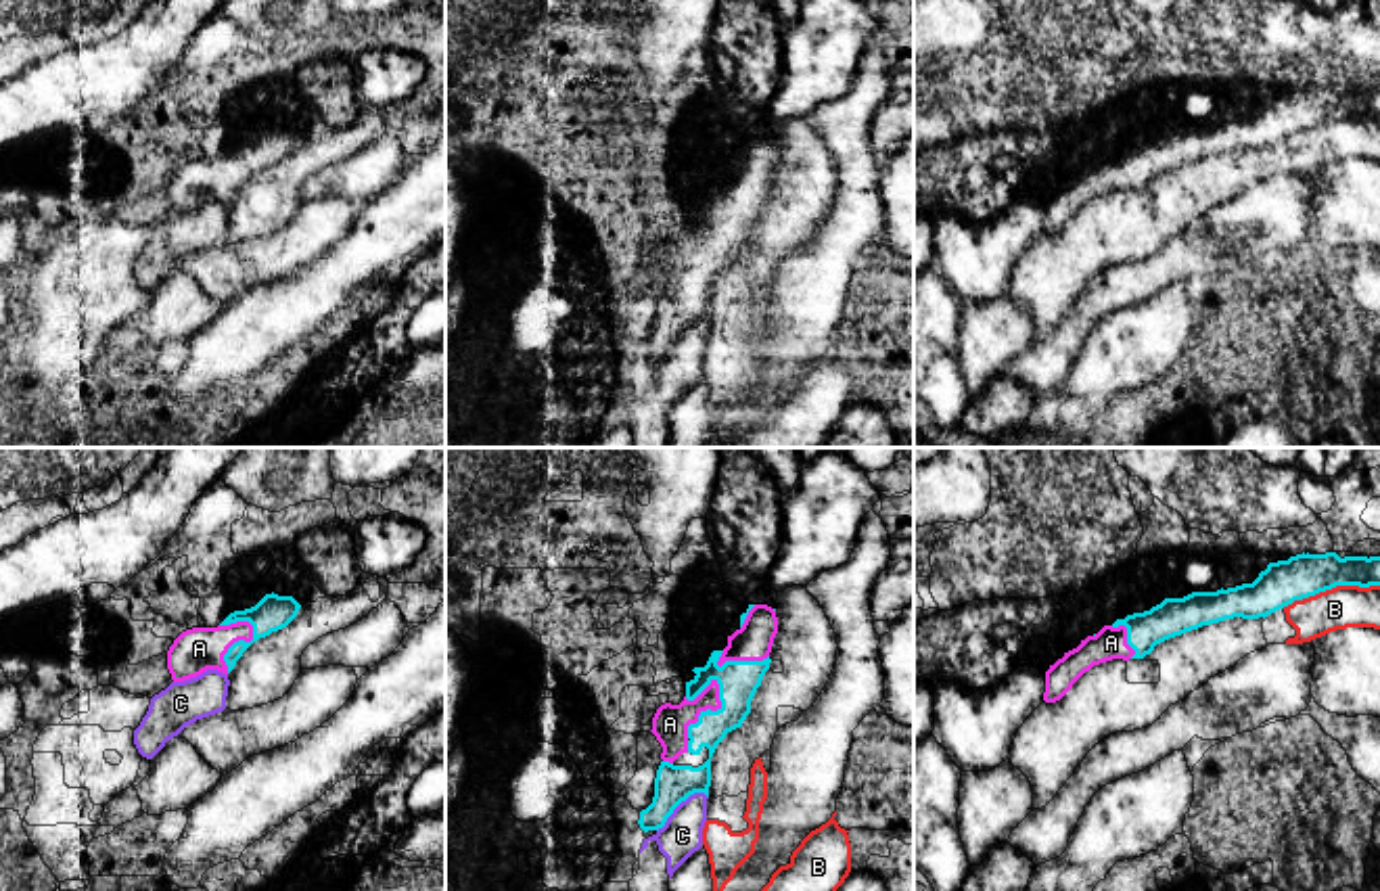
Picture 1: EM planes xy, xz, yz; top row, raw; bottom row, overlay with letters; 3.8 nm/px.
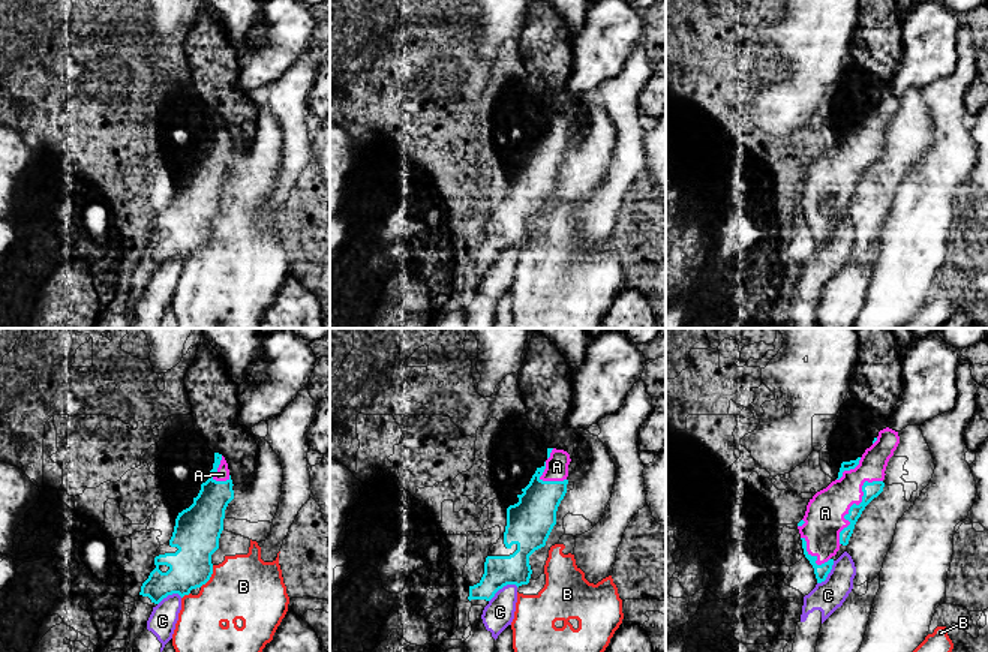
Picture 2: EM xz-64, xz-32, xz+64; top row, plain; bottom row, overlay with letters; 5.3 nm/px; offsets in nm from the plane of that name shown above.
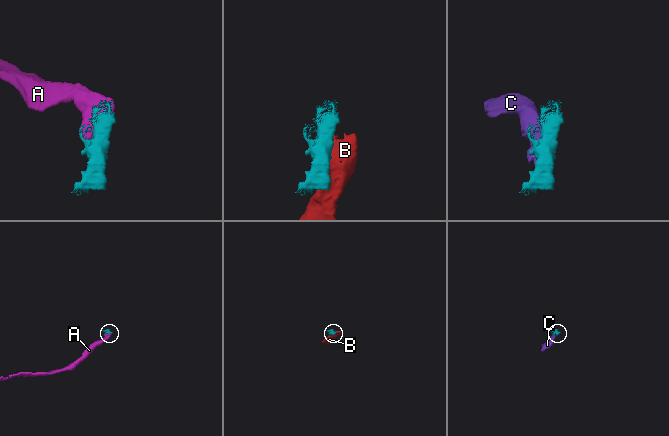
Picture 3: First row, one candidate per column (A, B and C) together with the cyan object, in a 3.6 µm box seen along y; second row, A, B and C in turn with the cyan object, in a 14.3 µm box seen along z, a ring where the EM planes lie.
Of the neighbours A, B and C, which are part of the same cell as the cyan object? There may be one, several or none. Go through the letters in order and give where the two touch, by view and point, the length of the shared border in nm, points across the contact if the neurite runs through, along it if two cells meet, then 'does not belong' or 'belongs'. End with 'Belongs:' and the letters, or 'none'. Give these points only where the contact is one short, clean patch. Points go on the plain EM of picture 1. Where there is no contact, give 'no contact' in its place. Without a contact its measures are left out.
A: meets cyan in xz at (709, 241); contact 260 nm long; belongs
B: meets cyan in yz at (1330, 120); contact 380 nm long; does not belong
C: meets cyan in xz at (680, 333); contact 240 nm long; does not belong
Belongs: A

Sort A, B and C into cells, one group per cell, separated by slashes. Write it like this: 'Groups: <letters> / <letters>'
Groups: A / B / C

